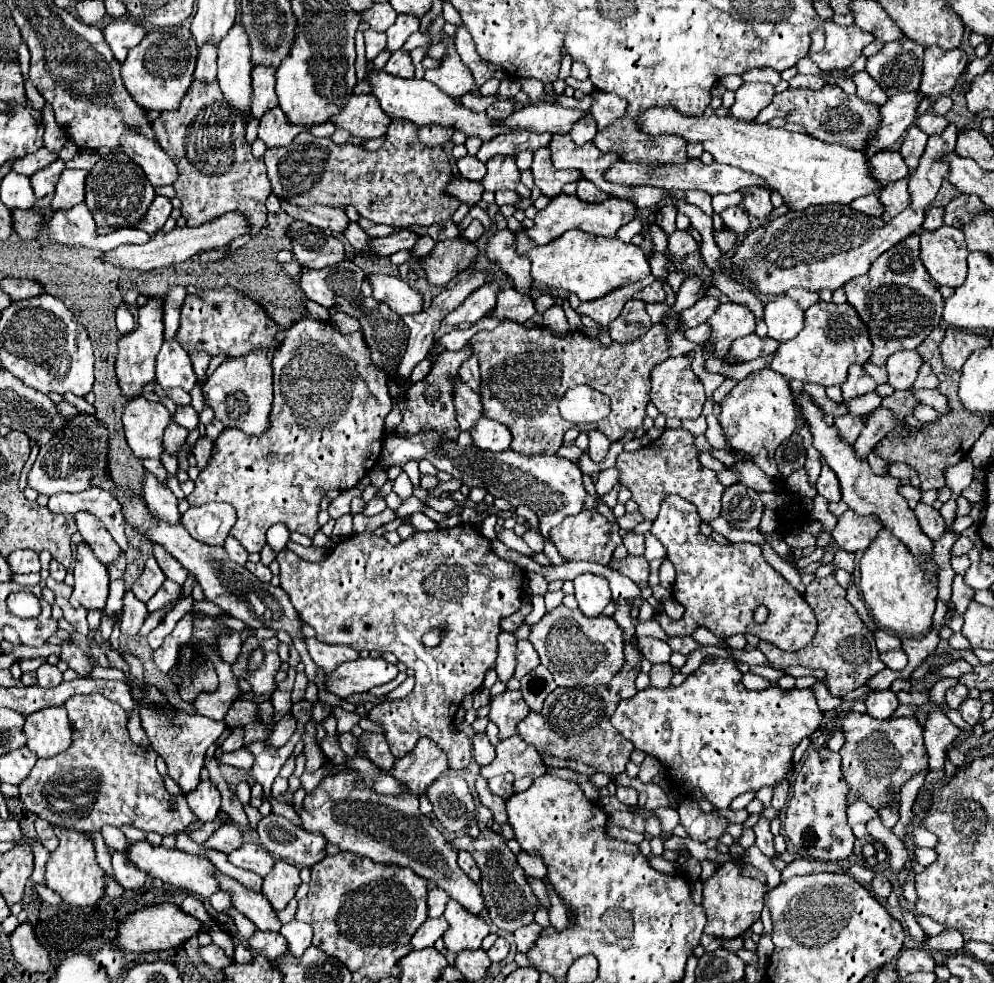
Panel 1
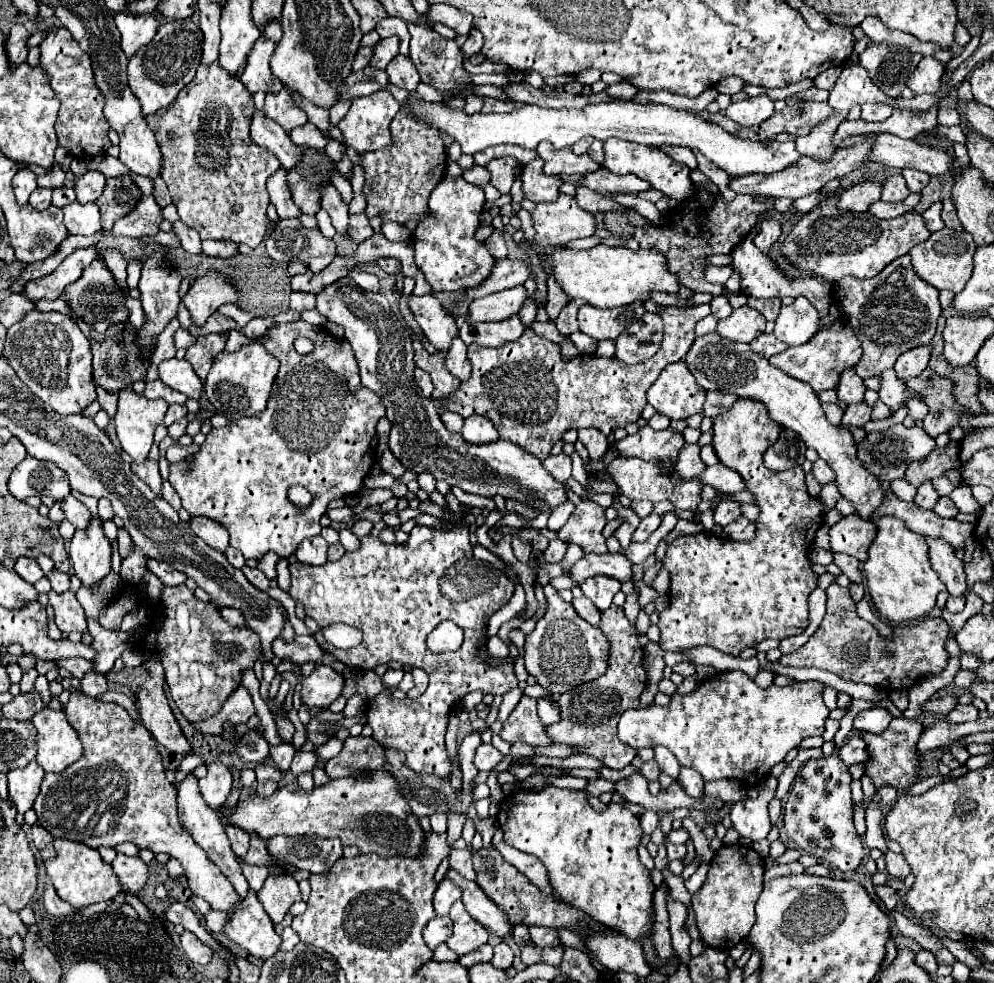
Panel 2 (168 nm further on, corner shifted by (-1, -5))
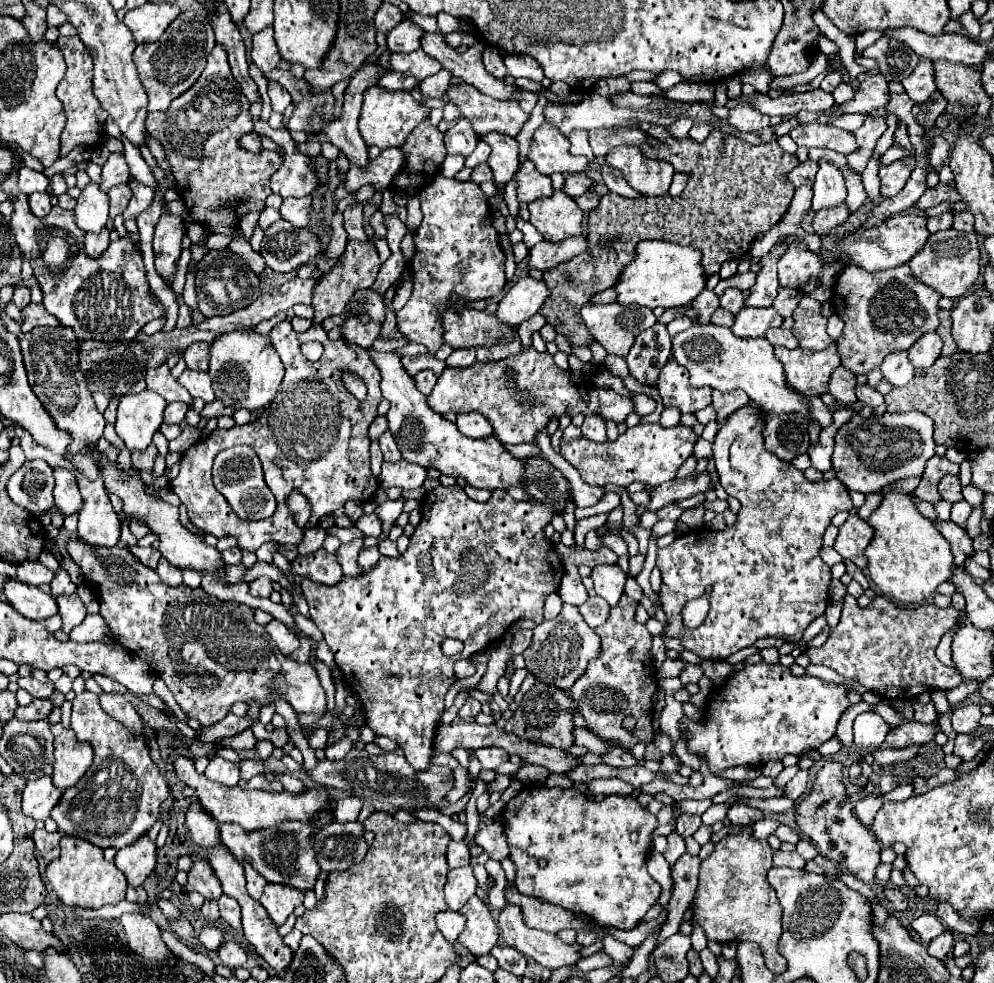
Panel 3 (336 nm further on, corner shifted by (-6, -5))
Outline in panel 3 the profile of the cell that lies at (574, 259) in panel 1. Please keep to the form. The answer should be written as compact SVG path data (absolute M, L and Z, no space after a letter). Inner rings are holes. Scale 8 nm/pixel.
M644 242L640 248L636 248L636 260L628 264L624 270L624 276L620 278L620 284L616 284L618 290L618 302L620 304L640 304L650 310L656 306L662 308L680 308L680 306L690 306L692 300L706 288L706 274L702 268L702 254L694 246L676 246L672 242Z

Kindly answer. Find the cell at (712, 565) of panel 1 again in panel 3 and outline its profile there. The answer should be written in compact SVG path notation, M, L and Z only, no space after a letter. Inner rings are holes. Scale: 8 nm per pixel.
M756 408L736 410L720 428L714 440L714 460L720 486L740 500L742 508L736 514L736 522L720 532L696 530L678 536L670 546L658 548L656 568L662 572L662 588L658 592L662 610L668 616L666 634L682 642L686 650L692 650L700 658L728 658L730 654L752 646L758 638L782 638L786 642L798 642L806 626L824 614L828 606L830 566L822 562L822 534L830 526L832 518L842 510L852 510L848 490L838 478L810 482L790 462L778 460L764 448L760 436L760 420L756 420ZM710 588L710 612L700 628L686 630L682 626L682 608L688 600L702 596L702 590Z

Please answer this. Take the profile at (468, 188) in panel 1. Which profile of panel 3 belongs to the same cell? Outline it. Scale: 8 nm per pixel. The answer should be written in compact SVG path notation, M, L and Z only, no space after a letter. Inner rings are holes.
M438 174L420 192L420 202L424 220L414 232L416 252L408 262L412 274L412 296L398 312L396 326L408 342L424 344L434 356L444 344L442 312L446 308L460 312L474 300L486 300L500 294L506 286L506 256L500 248L498 234L492 228L488 198L478 184L458 182ZM452 294L458 296L458 302L452 300Z

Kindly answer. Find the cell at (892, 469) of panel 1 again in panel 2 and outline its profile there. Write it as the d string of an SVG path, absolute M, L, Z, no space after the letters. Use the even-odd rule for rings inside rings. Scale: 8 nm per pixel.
M895 424L891 428L887 428L885 432L869 432L865 442L861 442L857 446L859 450L859 460L863 460L863 464L867 464L867 470L871 470L875 476L879 476L879 480L899 480L905 476L907 464L911 460L919 460L923 456L927 456L935 446L935 440L923 432L923 428L913 426L913 428L905 428L903 424Z

